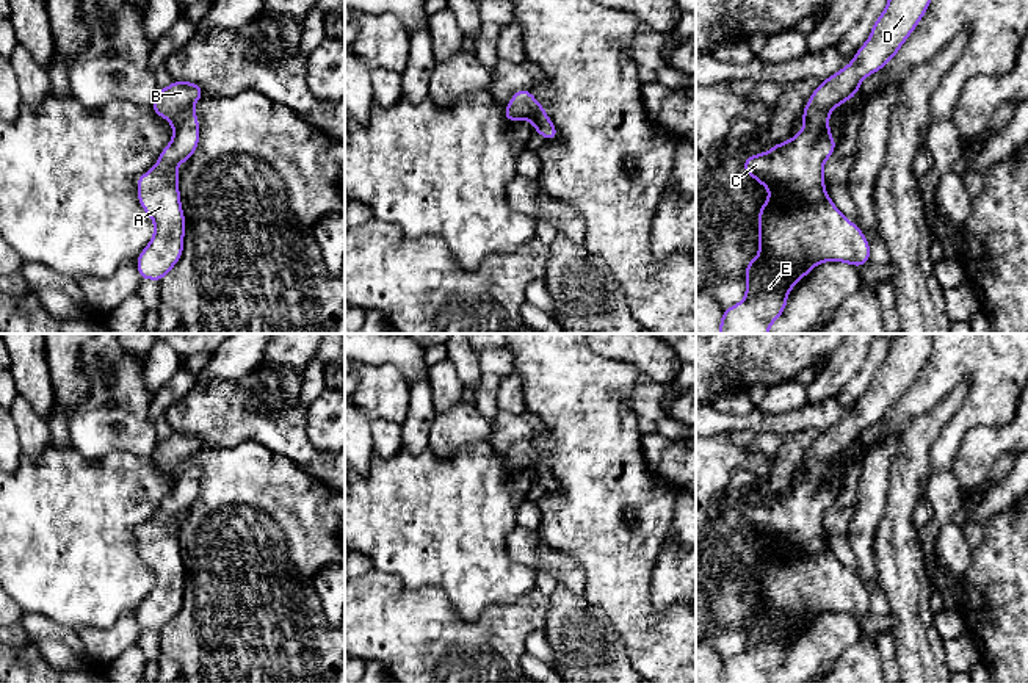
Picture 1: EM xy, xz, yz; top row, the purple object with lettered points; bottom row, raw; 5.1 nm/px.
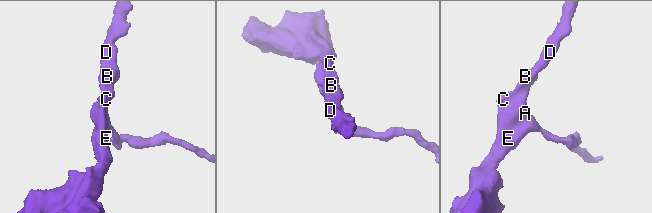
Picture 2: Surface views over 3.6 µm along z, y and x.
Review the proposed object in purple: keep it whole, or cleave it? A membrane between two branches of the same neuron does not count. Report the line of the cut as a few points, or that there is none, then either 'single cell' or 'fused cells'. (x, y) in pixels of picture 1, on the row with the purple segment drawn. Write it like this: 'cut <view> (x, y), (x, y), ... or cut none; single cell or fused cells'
cut none; single cell

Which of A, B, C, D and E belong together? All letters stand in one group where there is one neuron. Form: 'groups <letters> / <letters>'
groups A B C D E

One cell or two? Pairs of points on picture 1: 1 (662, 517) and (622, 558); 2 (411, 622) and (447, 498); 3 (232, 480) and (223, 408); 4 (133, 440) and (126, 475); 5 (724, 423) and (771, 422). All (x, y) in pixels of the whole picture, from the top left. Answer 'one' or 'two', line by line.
1: one
2: two
3: two
4: two
5: one

